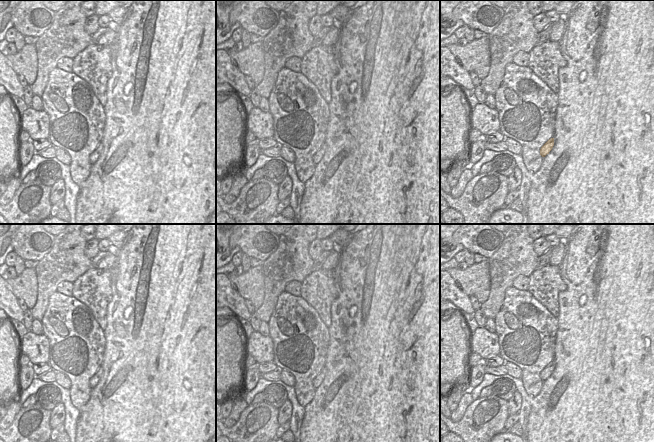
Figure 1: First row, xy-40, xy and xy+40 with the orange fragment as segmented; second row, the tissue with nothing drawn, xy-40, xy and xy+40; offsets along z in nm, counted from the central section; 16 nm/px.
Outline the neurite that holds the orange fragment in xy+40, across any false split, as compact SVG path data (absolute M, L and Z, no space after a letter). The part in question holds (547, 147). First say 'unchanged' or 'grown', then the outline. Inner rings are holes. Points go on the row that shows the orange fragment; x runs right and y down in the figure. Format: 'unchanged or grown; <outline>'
unchanged; M554 138L549 139L540 149L540 155L545 157L554 146Z

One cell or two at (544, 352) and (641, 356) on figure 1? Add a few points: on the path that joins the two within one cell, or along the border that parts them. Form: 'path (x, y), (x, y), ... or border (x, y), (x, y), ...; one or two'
border (557, 329), (554, 359), (552, 361); two

